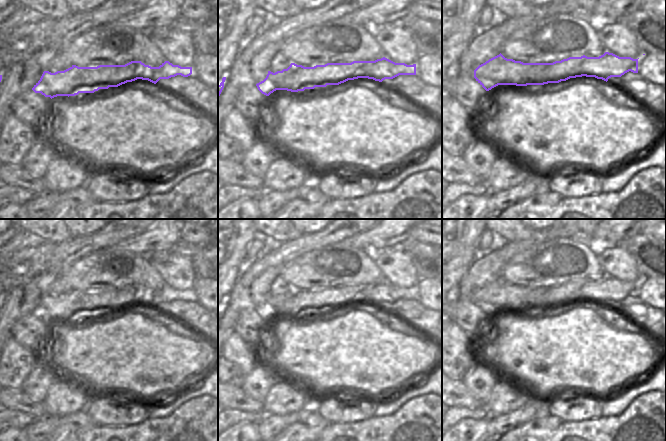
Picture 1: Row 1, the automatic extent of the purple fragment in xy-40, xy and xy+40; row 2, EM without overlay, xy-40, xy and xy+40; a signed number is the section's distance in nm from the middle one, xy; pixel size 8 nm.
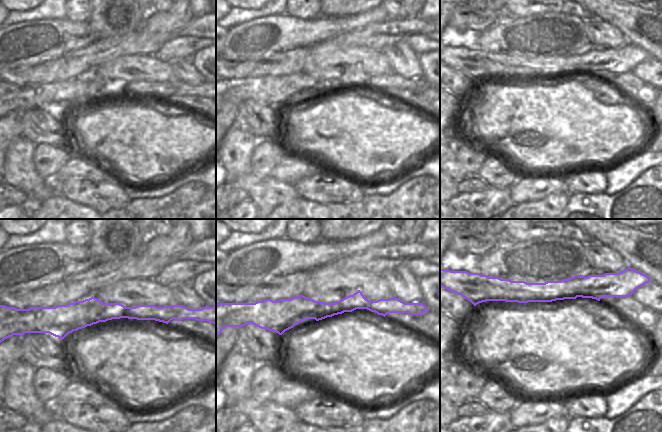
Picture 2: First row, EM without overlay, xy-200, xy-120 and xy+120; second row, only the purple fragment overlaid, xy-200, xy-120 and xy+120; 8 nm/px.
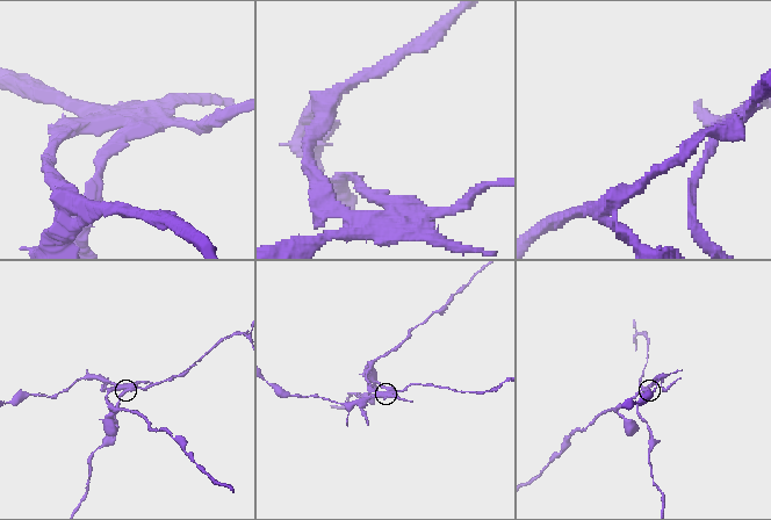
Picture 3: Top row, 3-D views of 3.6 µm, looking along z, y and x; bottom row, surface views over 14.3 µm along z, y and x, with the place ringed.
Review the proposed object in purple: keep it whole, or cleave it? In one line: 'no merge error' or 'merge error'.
merge error

